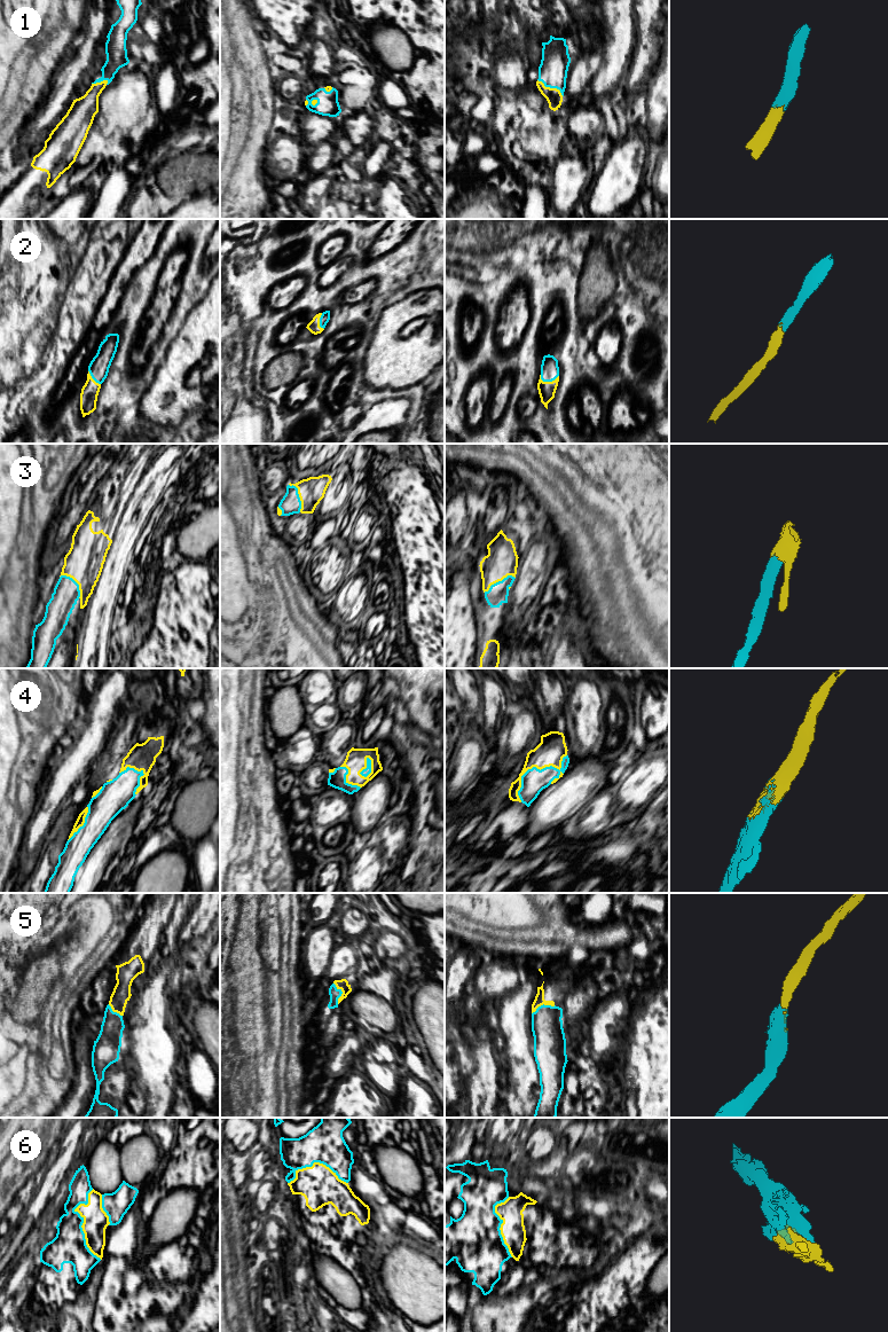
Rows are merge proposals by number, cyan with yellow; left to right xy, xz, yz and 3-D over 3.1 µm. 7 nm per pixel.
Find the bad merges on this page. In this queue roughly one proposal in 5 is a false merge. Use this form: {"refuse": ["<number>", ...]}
{"refuse": []}

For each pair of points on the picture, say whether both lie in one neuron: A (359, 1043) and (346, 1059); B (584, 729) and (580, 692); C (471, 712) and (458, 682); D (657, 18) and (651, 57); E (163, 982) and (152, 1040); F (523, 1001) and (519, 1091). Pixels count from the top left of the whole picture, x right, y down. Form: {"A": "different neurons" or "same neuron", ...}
{"A": "same neuron", "B": "same neuron", "C": "same neuron", "D": "same neuron", "E": "same neuron", "F": "same neuron"}

